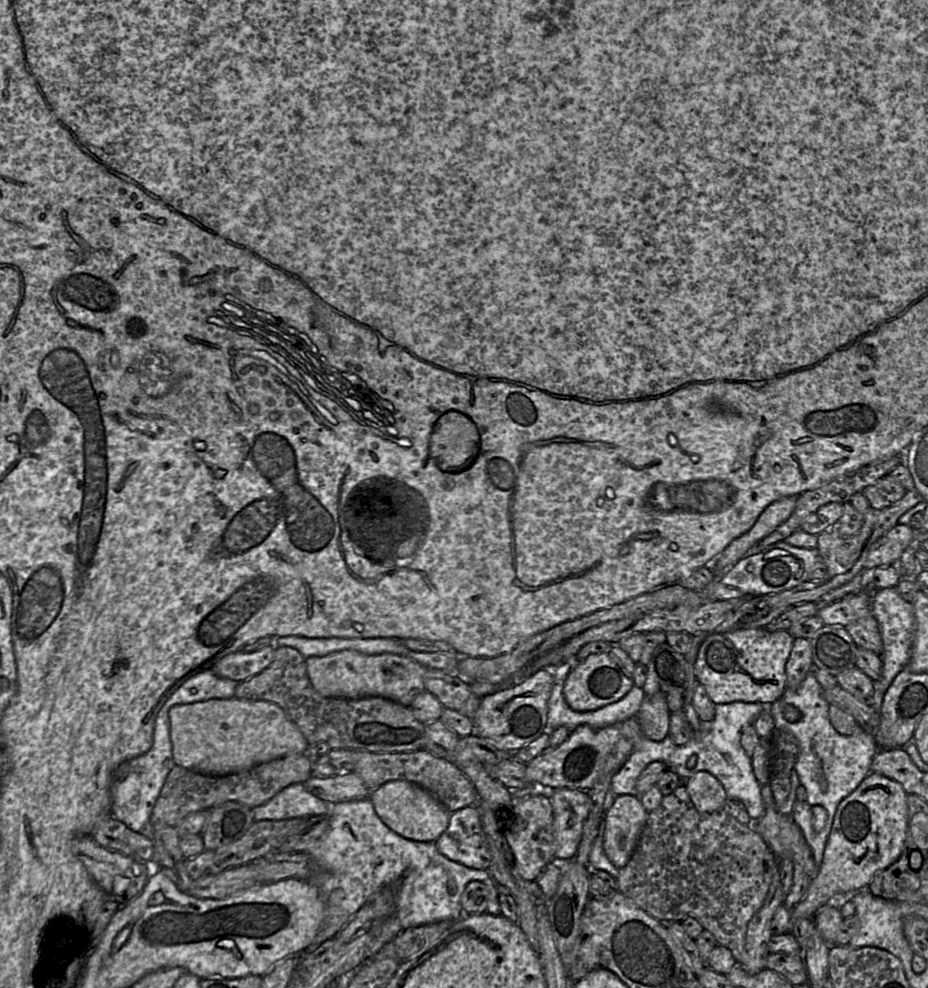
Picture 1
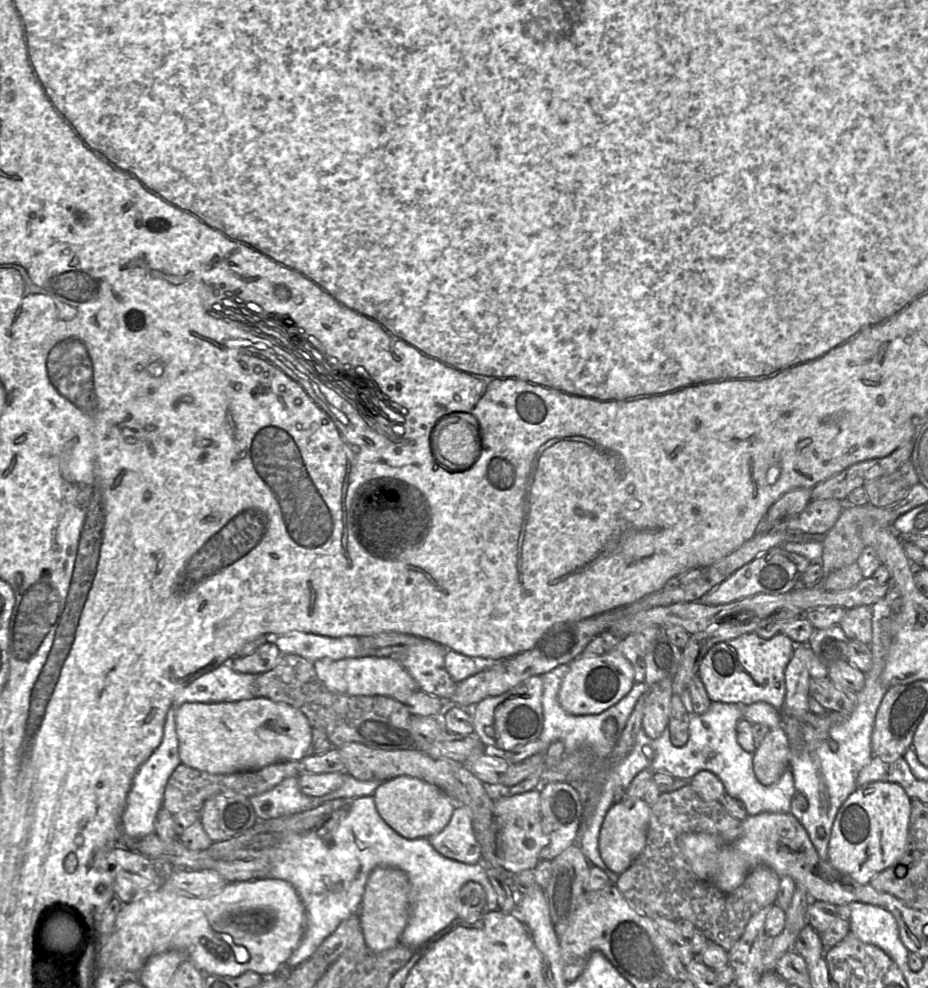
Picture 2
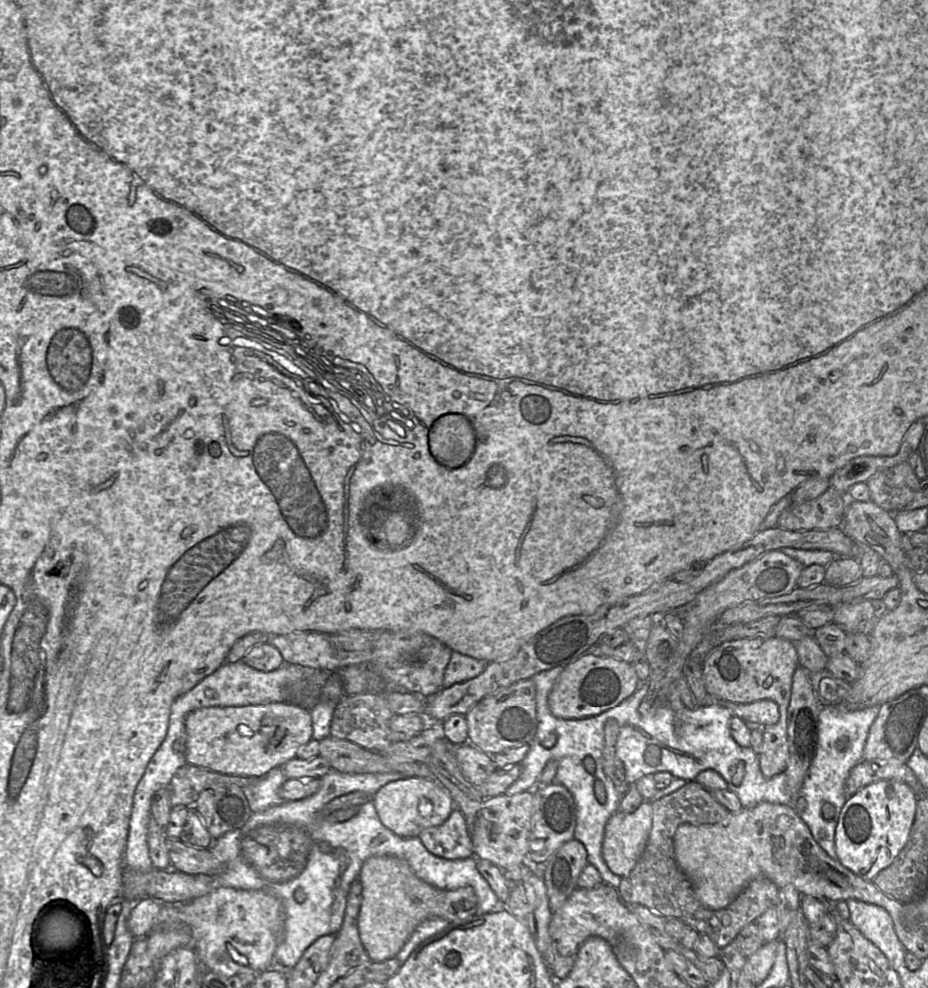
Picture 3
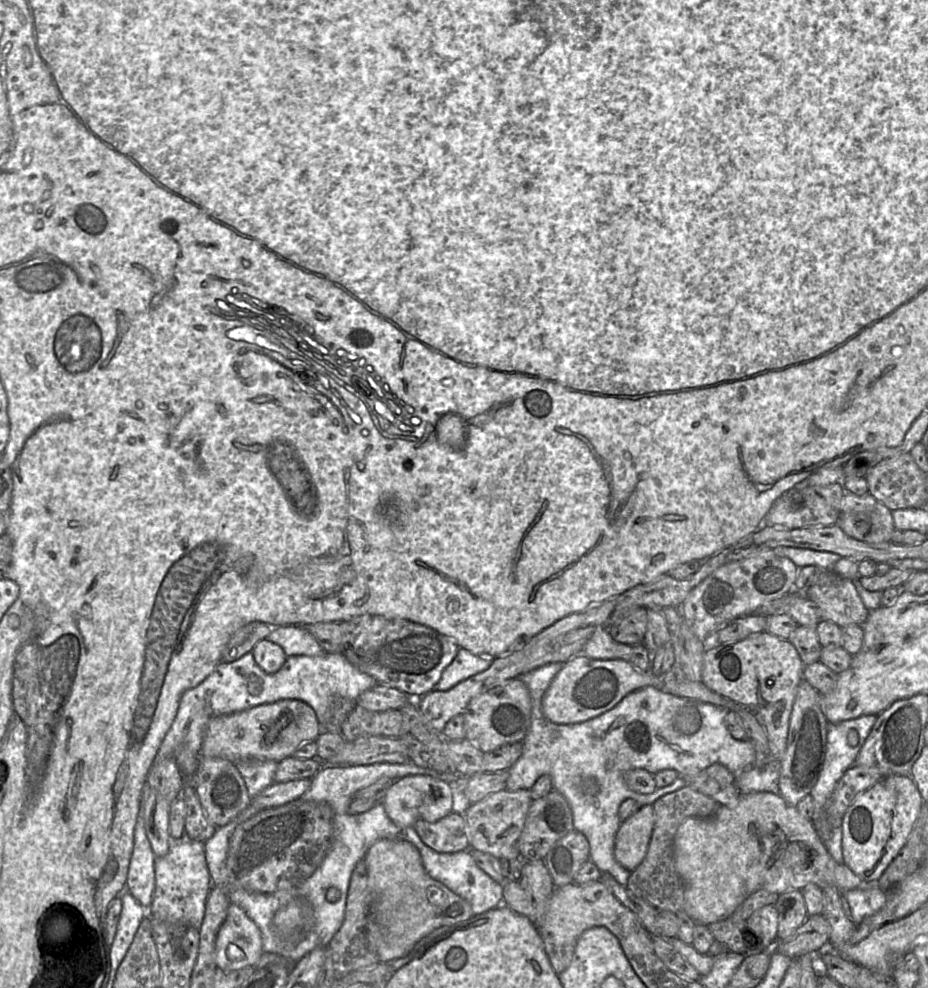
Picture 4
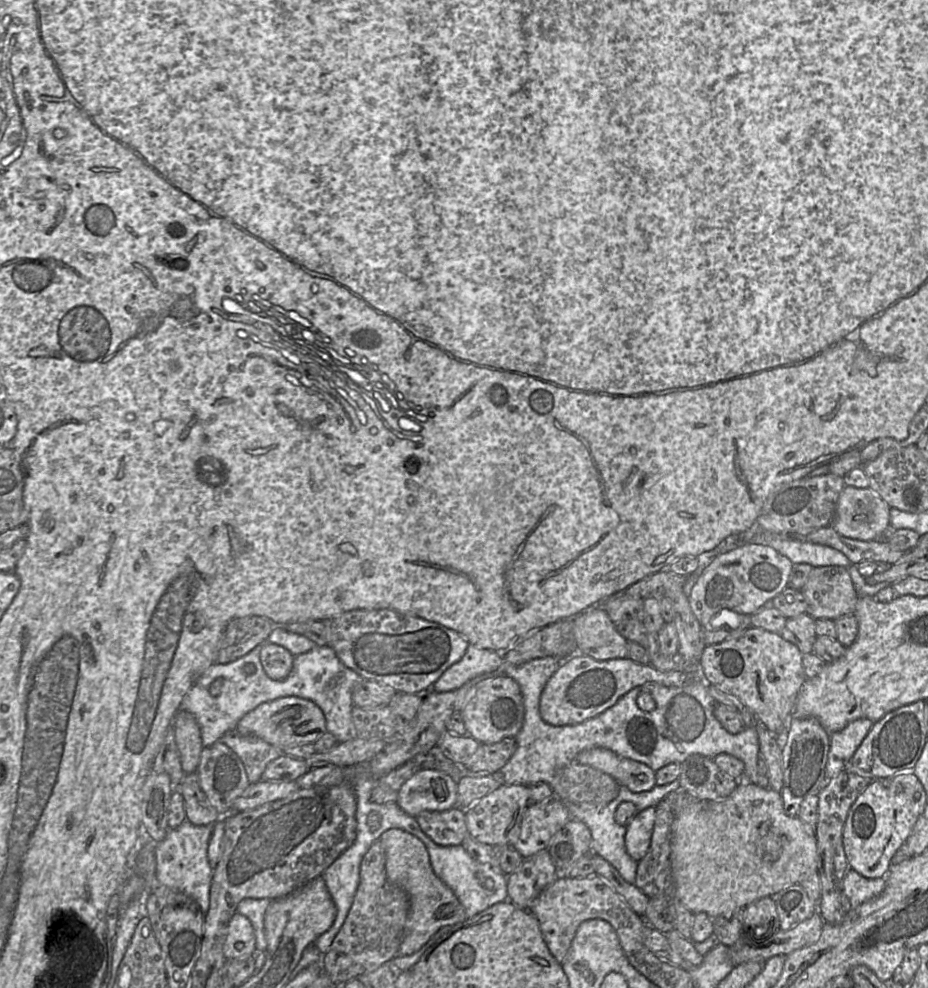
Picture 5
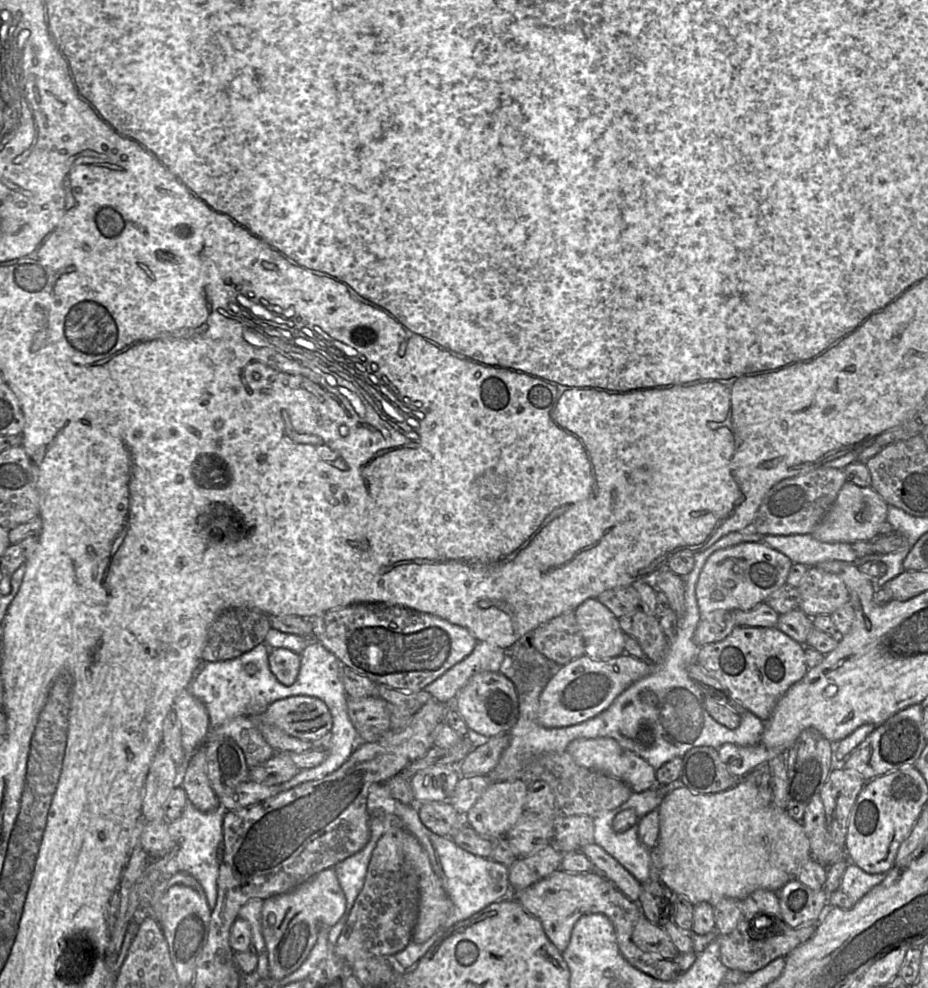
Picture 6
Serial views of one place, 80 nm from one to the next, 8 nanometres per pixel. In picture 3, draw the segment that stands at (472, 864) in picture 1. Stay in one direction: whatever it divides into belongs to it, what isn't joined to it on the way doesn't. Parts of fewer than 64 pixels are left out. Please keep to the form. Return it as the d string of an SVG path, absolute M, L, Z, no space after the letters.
M454 809L443 824L423 830L419 837L438 857L459 860L474 856L466 819L459 809Z

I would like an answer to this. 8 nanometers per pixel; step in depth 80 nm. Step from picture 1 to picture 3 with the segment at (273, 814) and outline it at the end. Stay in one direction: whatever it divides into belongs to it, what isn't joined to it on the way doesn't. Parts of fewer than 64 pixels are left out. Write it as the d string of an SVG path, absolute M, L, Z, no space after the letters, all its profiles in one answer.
M276 767L261 776L255 784L242 788L252 812L262 812L285 803L280 789L286 780L282 767Z

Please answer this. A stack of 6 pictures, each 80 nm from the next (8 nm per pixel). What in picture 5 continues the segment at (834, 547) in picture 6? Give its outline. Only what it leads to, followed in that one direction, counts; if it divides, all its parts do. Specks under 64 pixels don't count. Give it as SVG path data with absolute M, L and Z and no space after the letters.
M762 533L762 536L753 542L771 546L790 559L793 564L806 563L813 567L841 566L846 569L852 565L850 560L839 550L830 546L800 540L789 535Z

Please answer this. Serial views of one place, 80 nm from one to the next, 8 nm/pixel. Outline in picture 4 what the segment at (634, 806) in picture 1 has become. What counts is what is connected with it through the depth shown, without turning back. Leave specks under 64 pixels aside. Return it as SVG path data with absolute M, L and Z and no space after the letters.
M653 805L640 807L620 823L615 837L614 857L628 871L633 872L644 859L654 823Z

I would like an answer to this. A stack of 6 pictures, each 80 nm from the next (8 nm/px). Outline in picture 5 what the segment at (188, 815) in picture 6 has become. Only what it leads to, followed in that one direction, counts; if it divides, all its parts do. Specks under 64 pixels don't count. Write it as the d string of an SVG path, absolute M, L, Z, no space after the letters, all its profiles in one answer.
M185 819L178 827L168 829L165 839L156 844L156 880L158 886L187 895L205 915L210 904L214 869L208 859L208 844L214 823L194 825Z

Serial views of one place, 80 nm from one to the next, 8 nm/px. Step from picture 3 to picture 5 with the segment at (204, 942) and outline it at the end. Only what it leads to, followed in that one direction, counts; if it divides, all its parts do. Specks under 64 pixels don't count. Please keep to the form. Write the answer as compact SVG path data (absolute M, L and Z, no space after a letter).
M236 912L228 926L223 953L227 960L238 957L250 957L257 951L256 935L250 920Z

